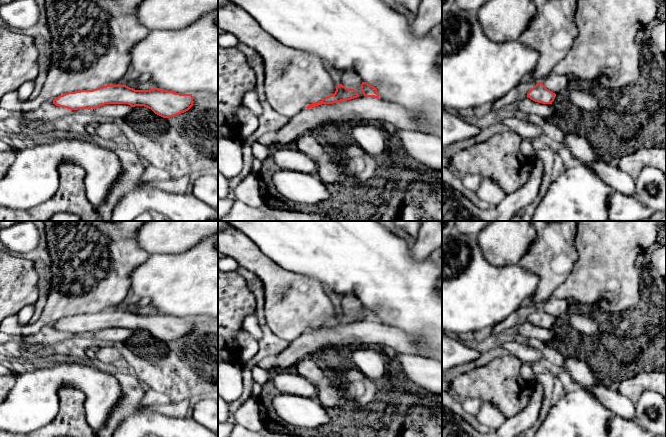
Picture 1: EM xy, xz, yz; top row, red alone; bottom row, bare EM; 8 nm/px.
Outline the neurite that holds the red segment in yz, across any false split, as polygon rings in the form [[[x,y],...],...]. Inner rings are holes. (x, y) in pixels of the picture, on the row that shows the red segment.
[[[551,72],[542,82],[529,90],[527,97],[538,103],[552,104],[557,93],[567,91],[568,83],[569,76]]]

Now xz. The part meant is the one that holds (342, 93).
[[[362,82],[361,91],[363,93],[362,96],[360,96],[354,89],[348,89],[342,84],[337,85],[334,94],[323,98],[319,102],[308,105],[299,114],[289,118],[289,121],[276,131],[276,143],[273,148],[292,146],[302,135],[312,133],[315,128],[322,128],[329,123],[386,122],[397,128],[406,130],[418,131],[422,128],[422,124],[409,112],[408,109],[382,100],[374,86]]]

